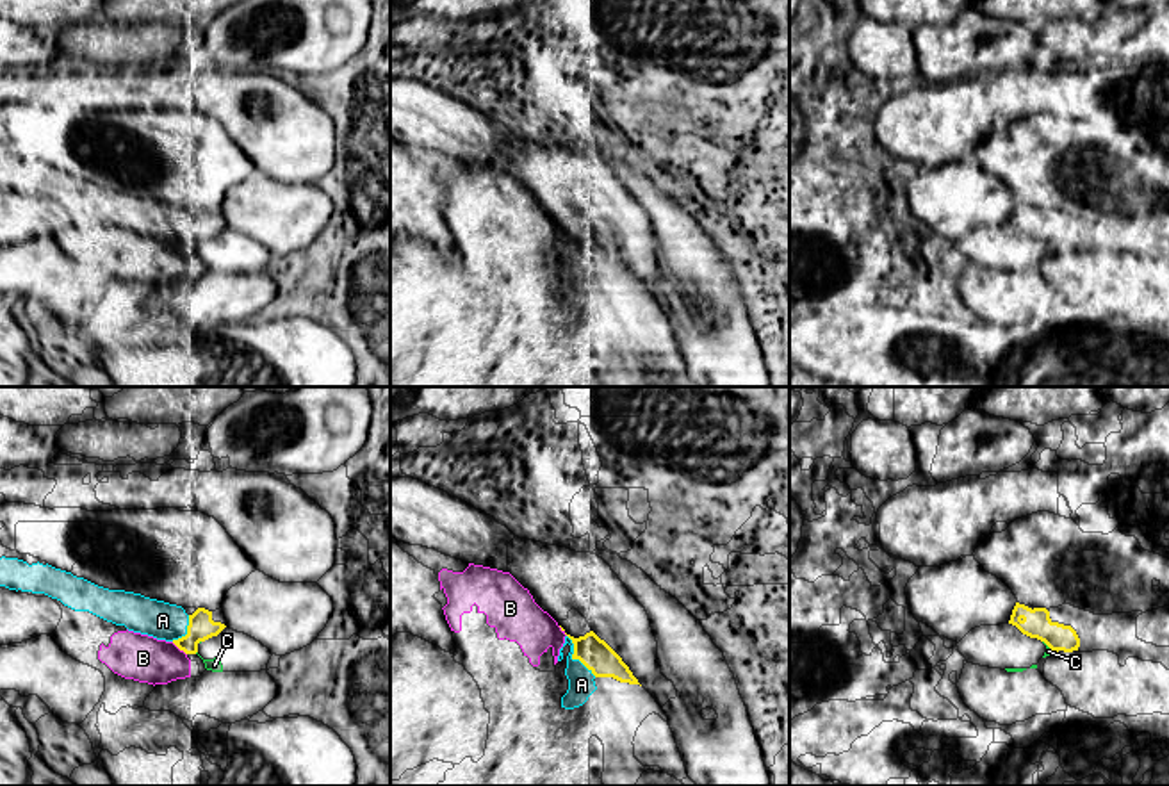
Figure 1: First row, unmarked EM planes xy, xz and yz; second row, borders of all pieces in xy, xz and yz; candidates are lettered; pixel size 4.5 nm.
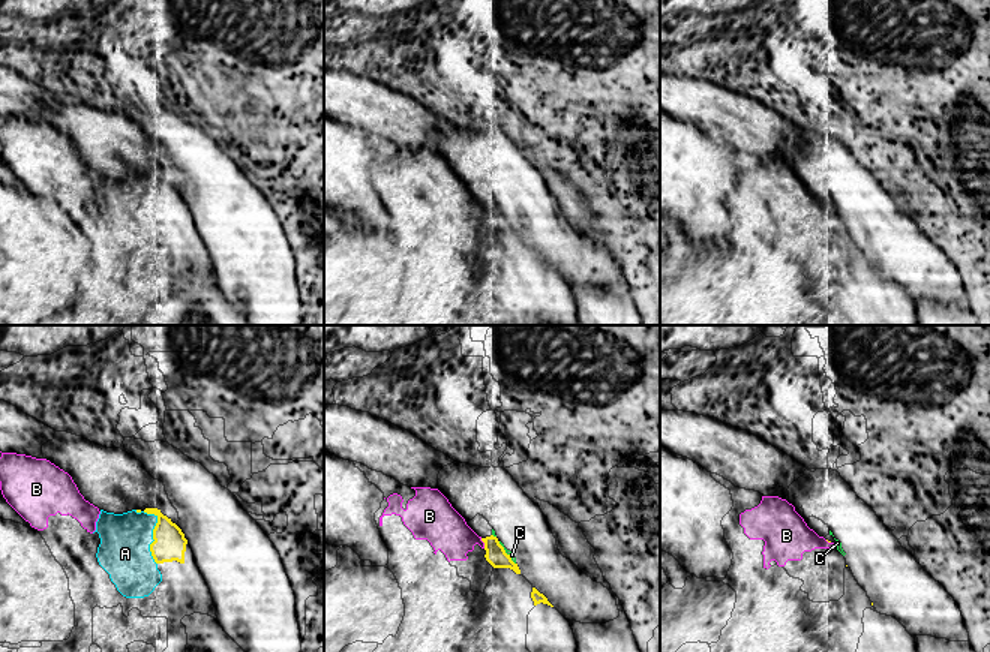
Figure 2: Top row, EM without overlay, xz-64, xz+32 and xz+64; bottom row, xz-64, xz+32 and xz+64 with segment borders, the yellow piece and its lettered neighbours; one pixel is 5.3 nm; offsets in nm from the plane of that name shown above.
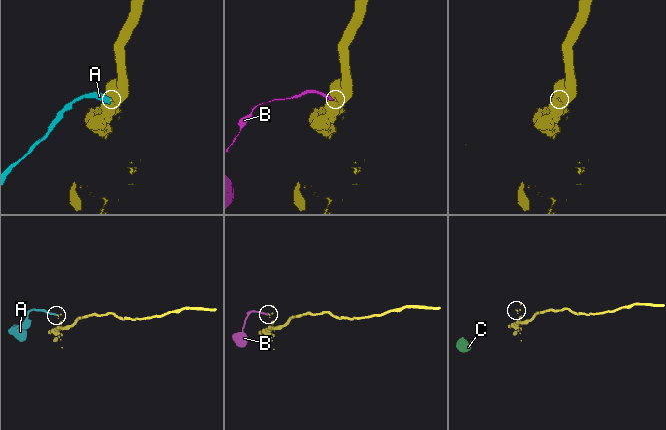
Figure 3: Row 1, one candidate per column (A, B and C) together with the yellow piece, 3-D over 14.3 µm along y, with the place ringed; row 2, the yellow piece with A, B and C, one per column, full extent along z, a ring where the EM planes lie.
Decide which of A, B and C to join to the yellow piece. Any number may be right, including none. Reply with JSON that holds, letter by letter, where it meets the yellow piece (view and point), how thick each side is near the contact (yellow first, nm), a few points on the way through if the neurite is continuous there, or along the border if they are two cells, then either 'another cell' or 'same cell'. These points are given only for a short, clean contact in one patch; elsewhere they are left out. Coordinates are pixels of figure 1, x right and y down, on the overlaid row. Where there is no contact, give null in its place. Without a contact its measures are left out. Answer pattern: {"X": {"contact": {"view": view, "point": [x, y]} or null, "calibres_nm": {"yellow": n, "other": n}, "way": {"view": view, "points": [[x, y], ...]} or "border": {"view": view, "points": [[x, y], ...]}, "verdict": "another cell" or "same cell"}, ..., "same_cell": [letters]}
{"A": {"contact": {"view": "xz", "point": [574, 658]}, "calibres_nm": {"yellow": 150, "other": 120}, "way": {"view": "xz", "points": [[596, 654], [574, 658], [581, 665], [581, 685]]}, "verdict": "same cell"}, "B": {"contact": {"view": "xy", "point": [179, 647]}, "calibres_nm": {"yellow": 120, "other": 220}, "border": {"view": "xy", "points": [[171, 642], [186, 654]]}, "verdict": "another cell"}, "C": {"contact": {"view": "yz", "point": [1050, 647]}, "calibres_nm": {"yellow": 130, "other": 30}, "border": {"view": "yz", "points": [[1043, 640], [1055, 651]]}, "verdict": "another cell"}, "same_cell": ["A"]}

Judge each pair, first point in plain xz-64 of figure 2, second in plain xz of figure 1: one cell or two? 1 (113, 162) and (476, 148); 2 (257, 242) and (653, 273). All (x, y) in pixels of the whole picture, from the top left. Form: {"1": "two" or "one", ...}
{"1": "two", "2": "two"}

